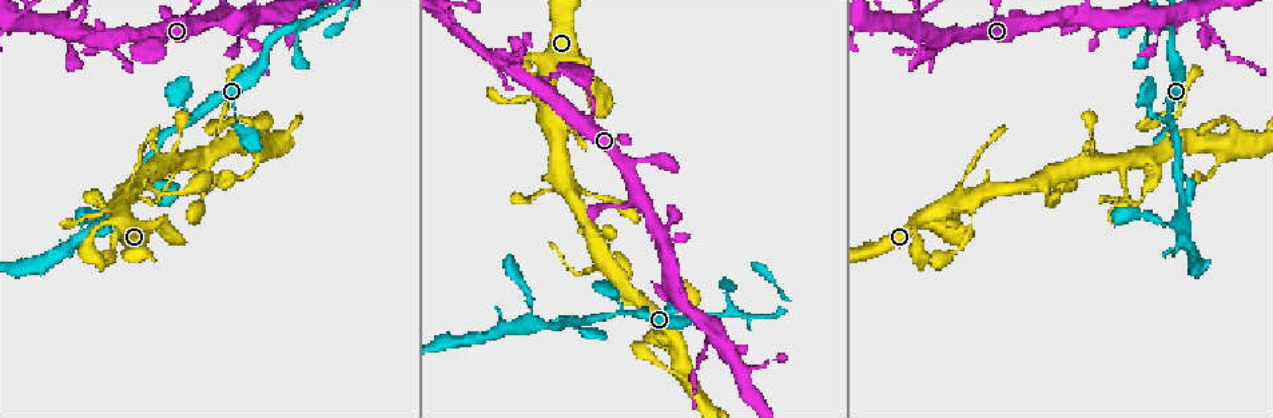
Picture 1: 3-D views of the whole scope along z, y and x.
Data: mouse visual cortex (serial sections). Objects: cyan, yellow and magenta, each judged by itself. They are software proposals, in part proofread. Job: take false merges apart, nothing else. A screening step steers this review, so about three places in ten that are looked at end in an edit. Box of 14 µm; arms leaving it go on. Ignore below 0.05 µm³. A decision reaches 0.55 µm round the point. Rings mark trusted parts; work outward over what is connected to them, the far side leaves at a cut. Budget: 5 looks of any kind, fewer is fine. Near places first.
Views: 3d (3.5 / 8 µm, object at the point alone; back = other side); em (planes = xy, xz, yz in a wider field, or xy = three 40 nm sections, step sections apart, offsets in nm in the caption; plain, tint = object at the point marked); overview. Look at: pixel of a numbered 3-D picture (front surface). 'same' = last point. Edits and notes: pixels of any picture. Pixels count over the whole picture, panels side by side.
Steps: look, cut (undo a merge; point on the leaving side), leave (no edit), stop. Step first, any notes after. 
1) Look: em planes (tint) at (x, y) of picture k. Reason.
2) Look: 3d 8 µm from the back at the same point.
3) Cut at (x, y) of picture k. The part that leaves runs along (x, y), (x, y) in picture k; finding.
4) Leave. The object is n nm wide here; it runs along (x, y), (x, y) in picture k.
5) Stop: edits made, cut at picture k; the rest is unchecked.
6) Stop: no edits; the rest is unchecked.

Look: 3d 8 µm at (510, 65) of picture 1. Sharp bend.

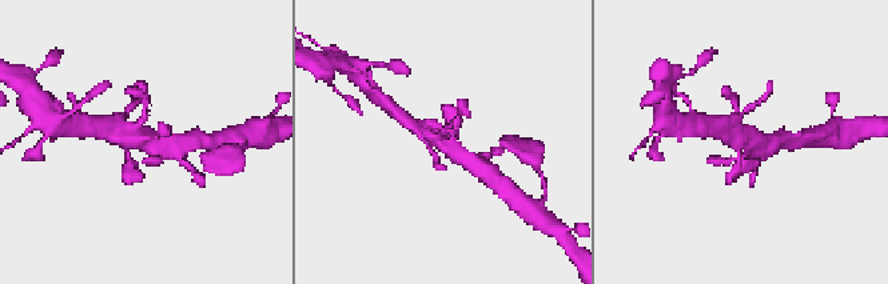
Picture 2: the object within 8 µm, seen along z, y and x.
Look: em xy step 2 (tint) at (440, 139) of picture 2.

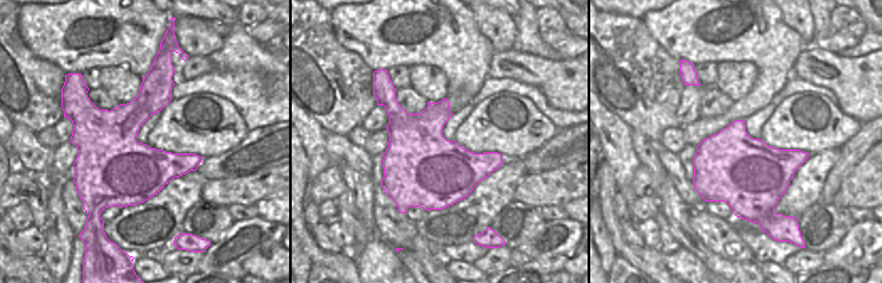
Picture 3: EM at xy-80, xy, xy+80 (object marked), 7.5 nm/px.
Leave. It runs along (472, 163), (439, 139), (407, 120) in picture 2; continuous, no second cell.

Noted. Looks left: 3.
Look: 3d 3.5 µm at (1123, 164) of picture 1.

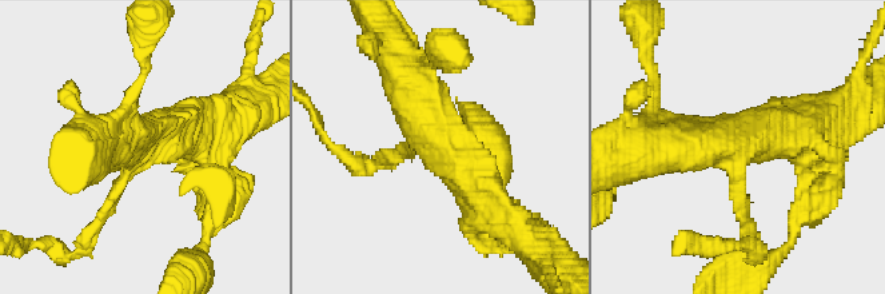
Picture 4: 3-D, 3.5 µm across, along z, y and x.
Look: em xy step 2 (tint) at (432, 139) of picture 4. 3 arms meet here; the arms are 150, 500, 500 nm wide; shape alone is not enough.

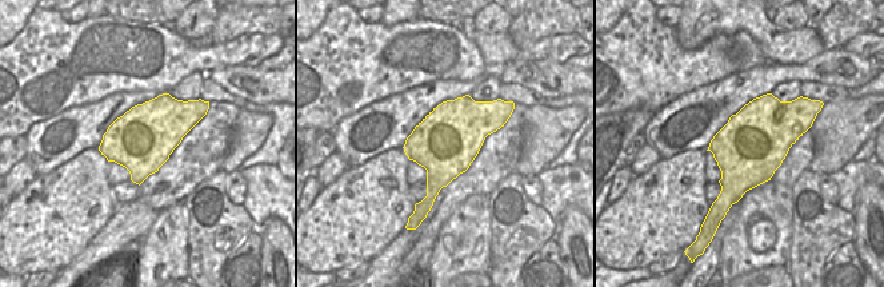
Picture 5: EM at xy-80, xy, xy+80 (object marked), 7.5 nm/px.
Cut at (95, 226) of picture 4. Two cells meet here.

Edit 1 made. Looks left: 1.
Stop: edits made, cut at picture 4; the rest is unchecked.

